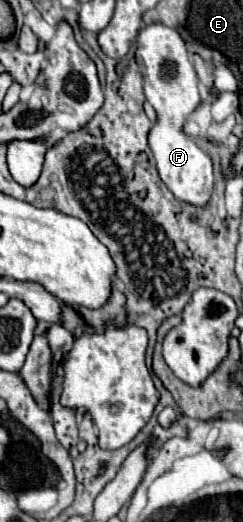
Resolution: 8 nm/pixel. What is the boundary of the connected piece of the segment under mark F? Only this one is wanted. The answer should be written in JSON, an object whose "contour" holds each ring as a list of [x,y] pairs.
{"contour":[[[145,25],[139,35],[137,65],[145,79],[145,97],[157,113],[157,121],[149,131],[149,147],[157,161],[157,173],[165,187],[175,195],[177,201],[185,201],[195,207],[205,207],[211,201],[215,175],[211,157],[197,145],[197,141],[183,133],[185,121],[195,113],[201,103],[199,79],[193,69],[193,61],[185,49],[181,35],[165,25]]]}

